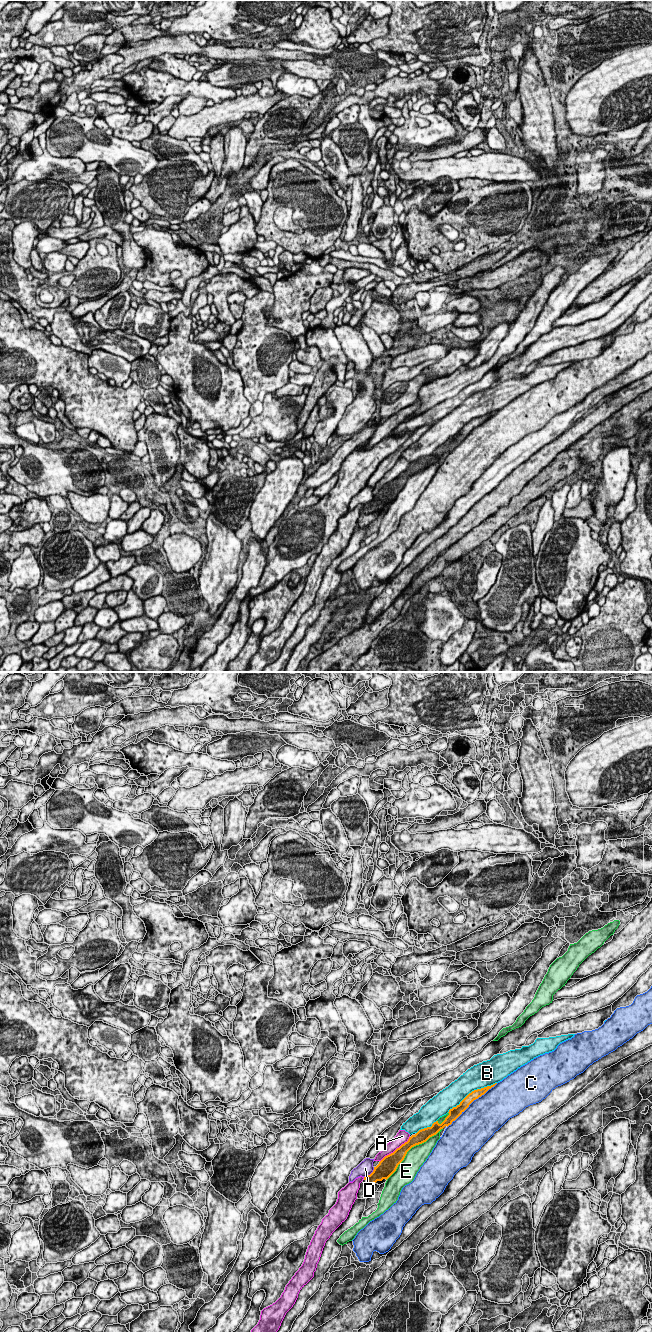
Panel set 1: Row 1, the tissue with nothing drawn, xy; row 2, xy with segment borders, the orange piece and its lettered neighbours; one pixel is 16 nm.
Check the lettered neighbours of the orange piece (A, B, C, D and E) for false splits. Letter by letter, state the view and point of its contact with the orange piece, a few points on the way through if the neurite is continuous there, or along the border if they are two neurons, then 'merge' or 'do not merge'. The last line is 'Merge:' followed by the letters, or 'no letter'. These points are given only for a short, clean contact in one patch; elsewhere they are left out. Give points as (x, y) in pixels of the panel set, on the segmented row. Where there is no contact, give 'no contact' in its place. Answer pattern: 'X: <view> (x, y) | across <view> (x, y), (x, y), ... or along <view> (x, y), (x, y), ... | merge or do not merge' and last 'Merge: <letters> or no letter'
A: xy (396, 1149) | do not merge
B: xy (472, 1091) | do not merge
C: xy (472, 1101) | do not merge
D: xy (371, 1173) | do not merge
E: xy (411, 1147) | do not merge
Merge: no letter

